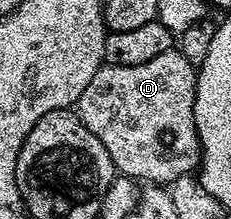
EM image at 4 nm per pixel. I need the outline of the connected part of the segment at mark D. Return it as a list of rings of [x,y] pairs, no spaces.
[[[174,48],[147,60],[147,64],[134,66],[102,65],[91,76],[91,84],[83,88],[77,98],[75,109],[80,114],[83,124],[99,136],[99,144],[107,148],[114,167],[124,177],[134,180],[142,178],[145,184],[169,184],[184,174],[198,169],[201,164],[201,137],[197,135],[195,124],[195,96],[197,95],[198,71],[180,52]]]

